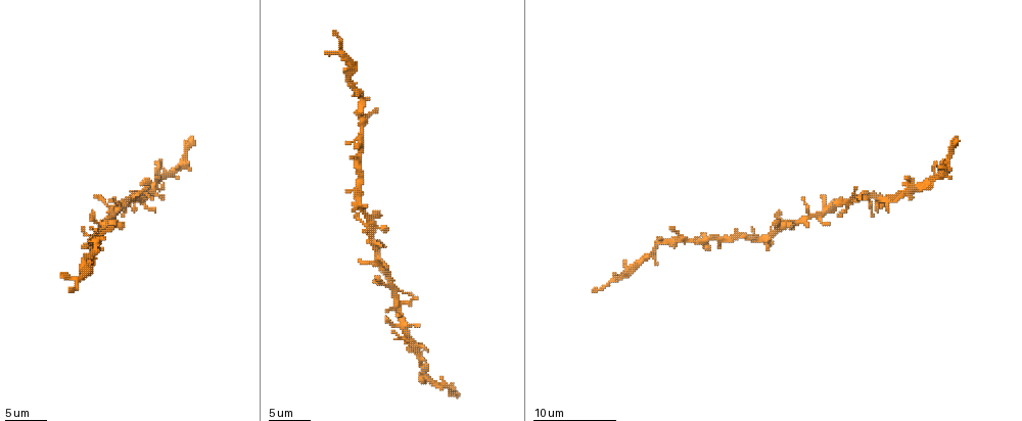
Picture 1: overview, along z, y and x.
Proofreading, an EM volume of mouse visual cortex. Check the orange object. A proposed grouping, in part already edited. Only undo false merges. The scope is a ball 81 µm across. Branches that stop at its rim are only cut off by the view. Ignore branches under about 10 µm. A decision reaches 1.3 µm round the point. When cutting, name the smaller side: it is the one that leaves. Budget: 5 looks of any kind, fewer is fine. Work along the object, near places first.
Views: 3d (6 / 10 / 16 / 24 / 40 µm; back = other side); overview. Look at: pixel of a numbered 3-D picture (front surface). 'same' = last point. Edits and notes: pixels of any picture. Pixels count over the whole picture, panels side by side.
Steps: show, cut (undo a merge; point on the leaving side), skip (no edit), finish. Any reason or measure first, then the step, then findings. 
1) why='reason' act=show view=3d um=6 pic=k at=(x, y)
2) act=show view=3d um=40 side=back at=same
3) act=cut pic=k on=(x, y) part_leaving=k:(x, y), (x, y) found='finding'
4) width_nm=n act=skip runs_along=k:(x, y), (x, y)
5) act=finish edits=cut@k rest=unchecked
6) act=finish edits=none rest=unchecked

why='thin neck' act=show view=3d um=10 pic=1 at=(403, 331)

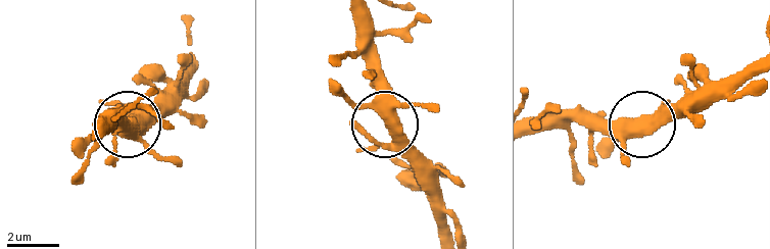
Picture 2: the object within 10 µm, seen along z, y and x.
why='other side' act=show view=3d um=10 side=back pic=2 at=(645, 121)

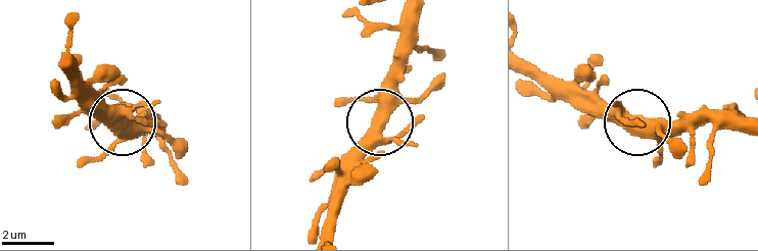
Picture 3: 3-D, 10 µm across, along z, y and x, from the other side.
act=skip found='one cell here'

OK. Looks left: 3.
why='side arm on a straight run' act=show view=3d um=16 pic=1 at=(360, 106)

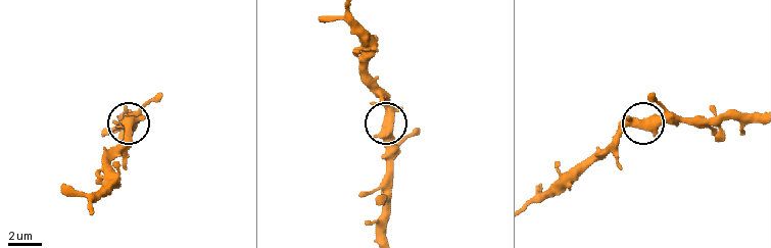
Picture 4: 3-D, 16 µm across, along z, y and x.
width_nm=440 act=skip runs_along=4:(387, 234), (387, 91) found='continuous, no second cell'

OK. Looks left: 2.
why='arms part here' act=show view=3d um=6 pic=1 at=(369, 227)

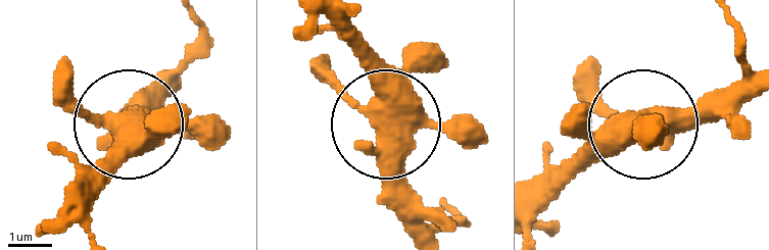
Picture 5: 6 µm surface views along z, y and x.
act=show view=3d um=6 side=back pic=5 at=(379, 125)

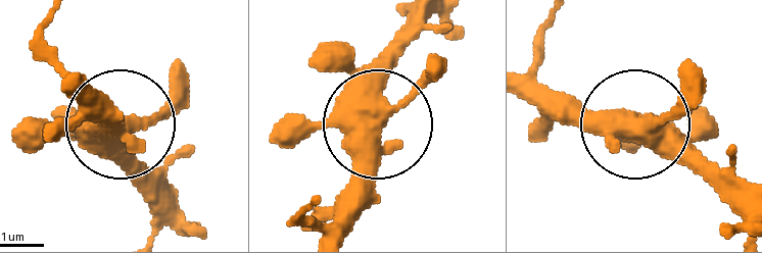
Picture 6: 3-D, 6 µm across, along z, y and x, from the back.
arms=3 act=skip runs_along=6:(353, 139), (379, 128), (393, 33) found='one cell here'

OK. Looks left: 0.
act=finish edits=none rest=unchecked

